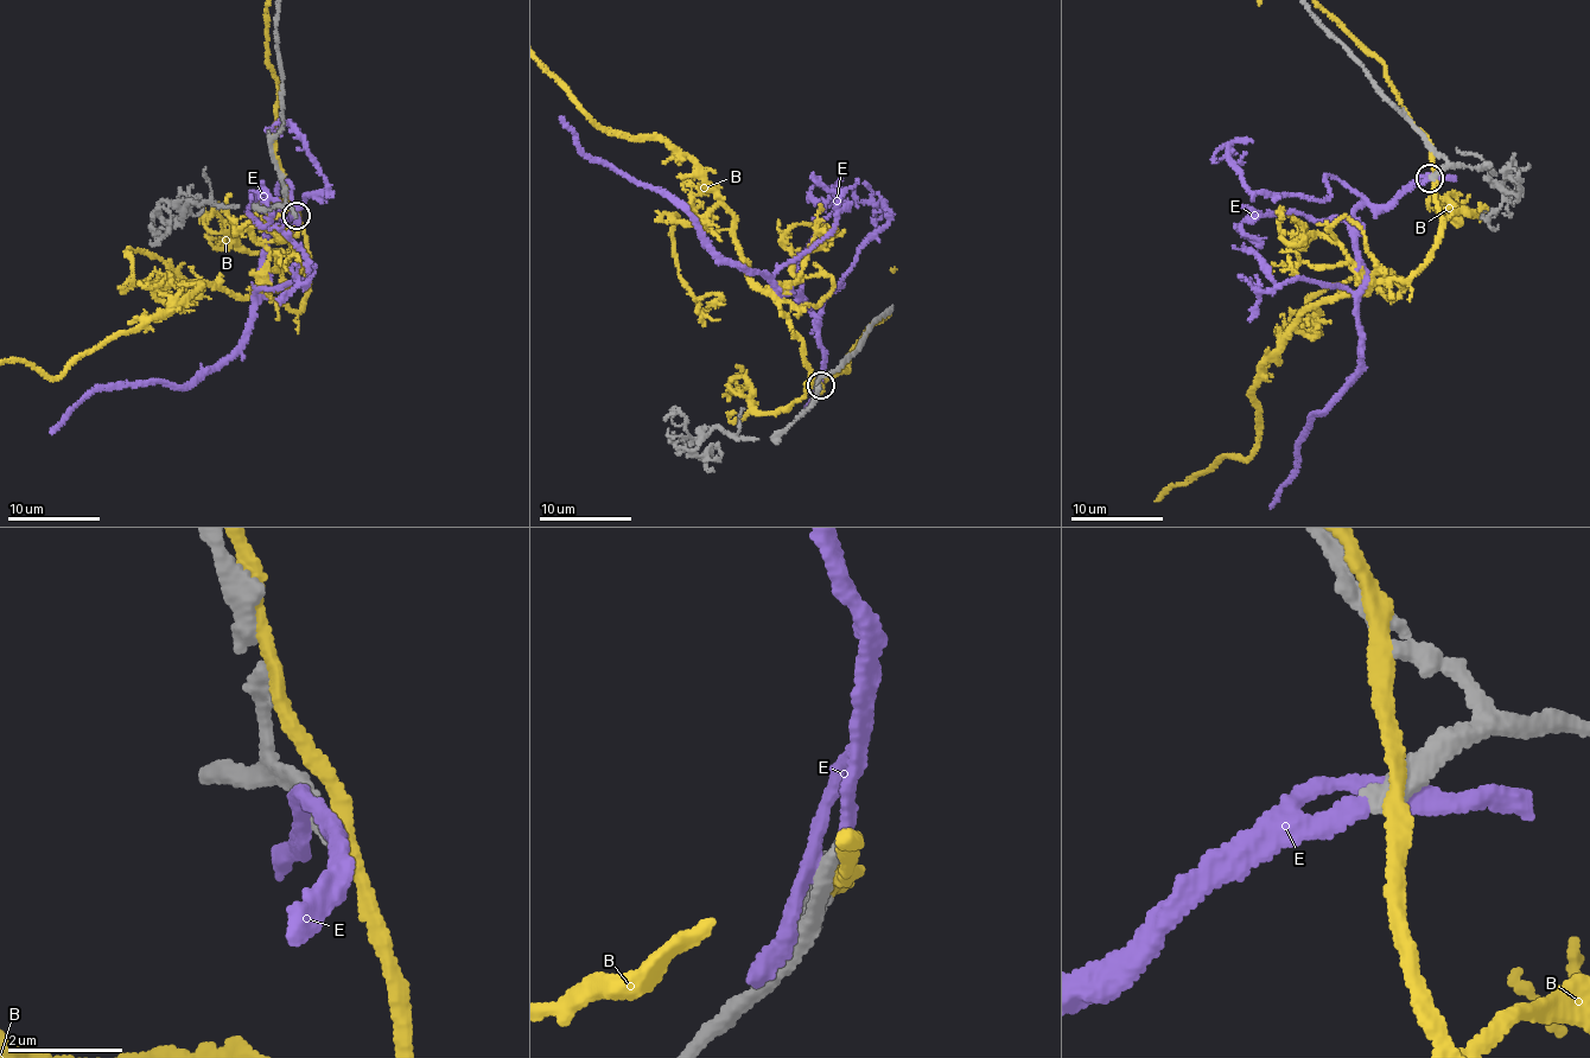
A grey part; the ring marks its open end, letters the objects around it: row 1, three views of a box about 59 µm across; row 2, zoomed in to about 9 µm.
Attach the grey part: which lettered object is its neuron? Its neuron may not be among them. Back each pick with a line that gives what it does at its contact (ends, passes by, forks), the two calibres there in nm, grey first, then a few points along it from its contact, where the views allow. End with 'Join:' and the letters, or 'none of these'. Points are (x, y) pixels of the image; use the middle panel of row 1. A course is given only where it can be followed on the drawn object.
E: it passes by | 400/300 nm | via (816, 390), (824, 368), (818, 318), (809, 306), (754, 271), (729, 263), (685, 211), (579, 147), (560, 116)
Join: E

